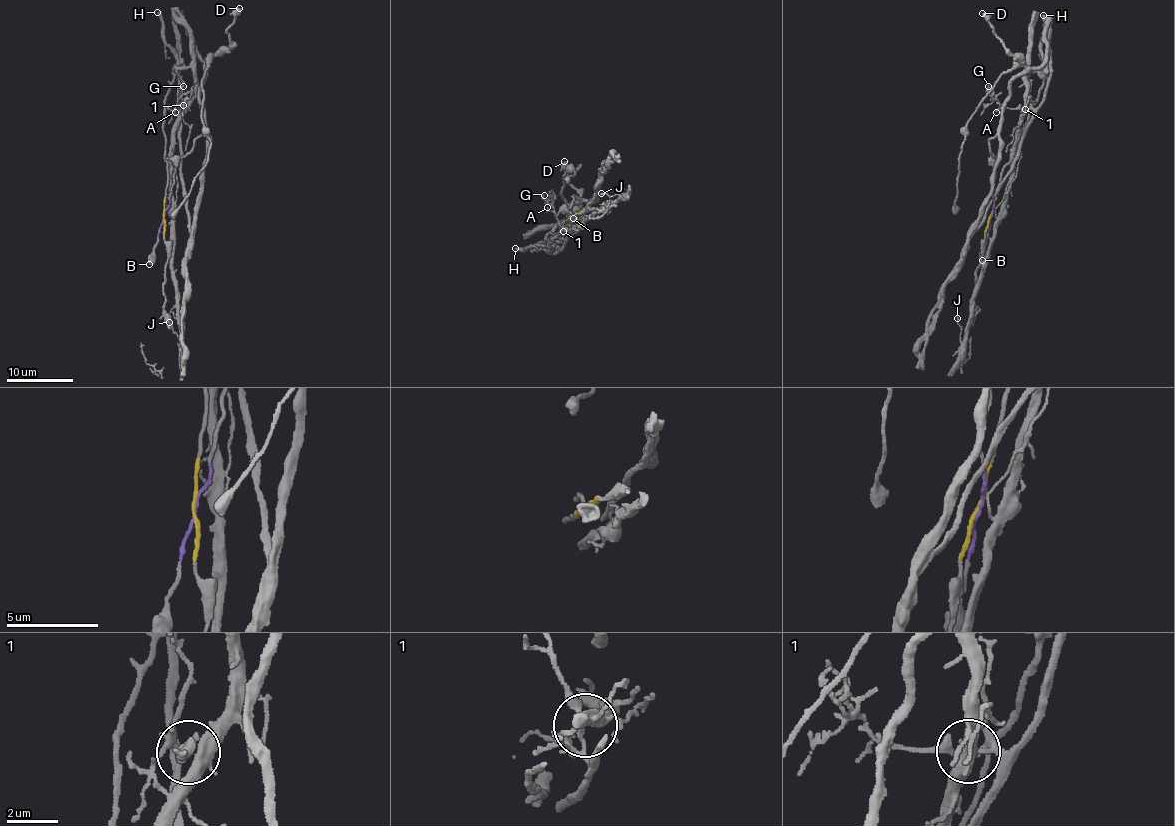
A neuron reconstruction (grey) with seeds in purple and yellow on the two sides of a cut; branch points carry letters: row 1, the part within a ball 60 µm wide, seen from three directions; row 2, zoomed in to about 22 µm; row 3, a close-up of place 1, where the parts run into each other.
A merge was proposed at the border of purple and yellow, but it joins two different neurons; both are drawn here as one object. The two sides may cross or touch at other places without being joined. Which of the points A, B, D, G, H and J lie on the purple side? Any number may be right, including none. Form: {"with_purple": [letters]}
{"with_purple": ["A", "B", "D", "G"]}

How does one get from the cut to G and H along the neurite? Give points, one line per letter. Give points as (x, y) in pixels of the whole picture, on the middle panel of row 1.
G: (572, 217), (566, 212), (571, 198), (593, 204), (599, 202), (596, 195), (564, 239), (544, 194)
H: (572, 217), (564, 220), (560, 231), (547, 243), (552, 248), (514, 248)

